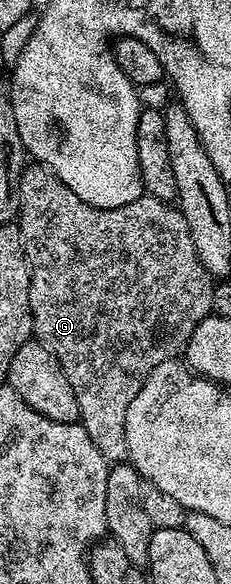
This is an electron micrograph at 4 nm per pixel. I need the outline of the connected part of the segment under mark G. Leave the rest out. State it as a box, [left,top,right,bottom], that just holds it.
[16,162,215,465]

